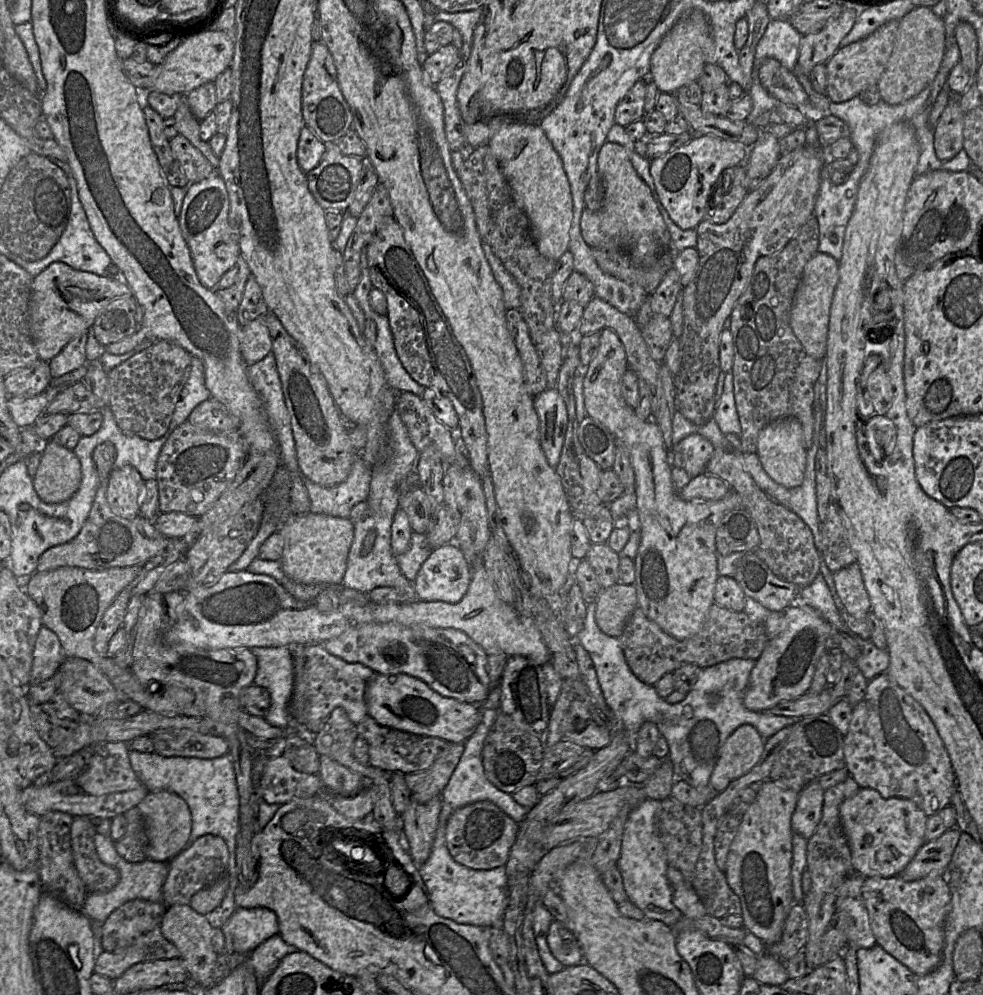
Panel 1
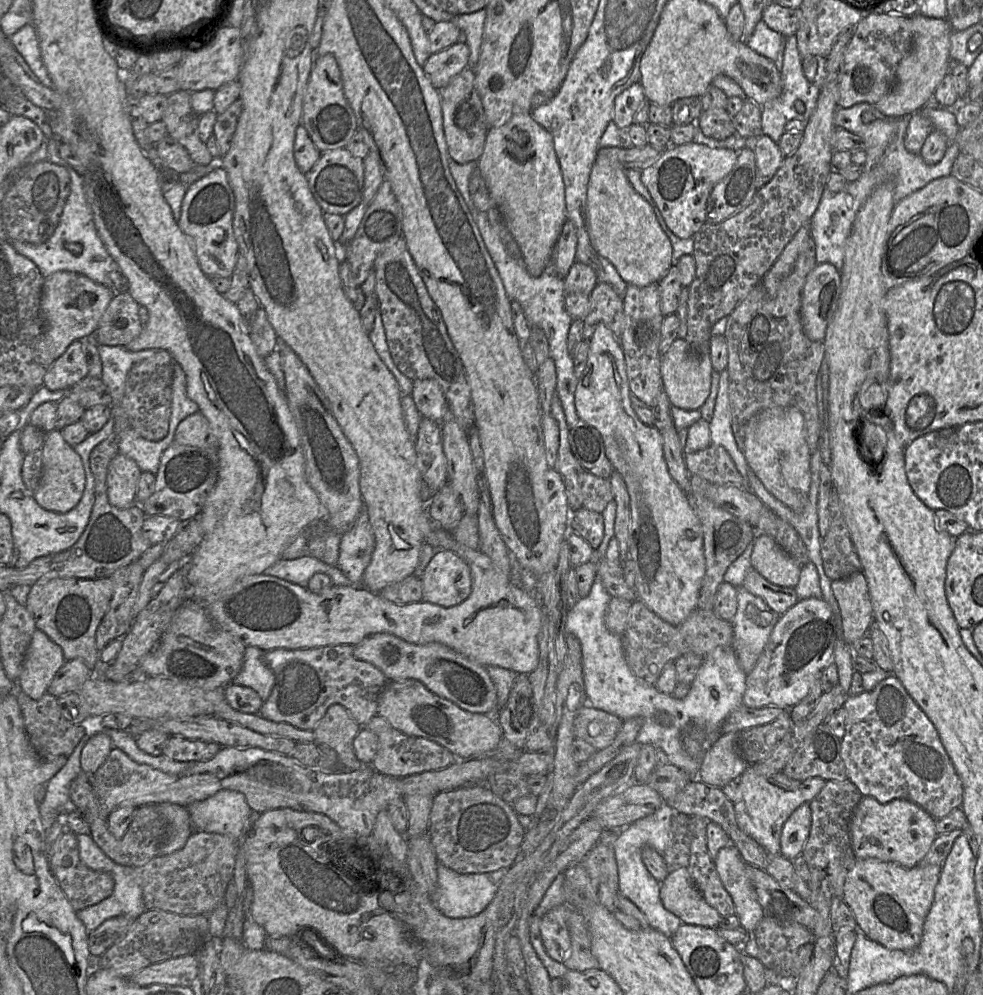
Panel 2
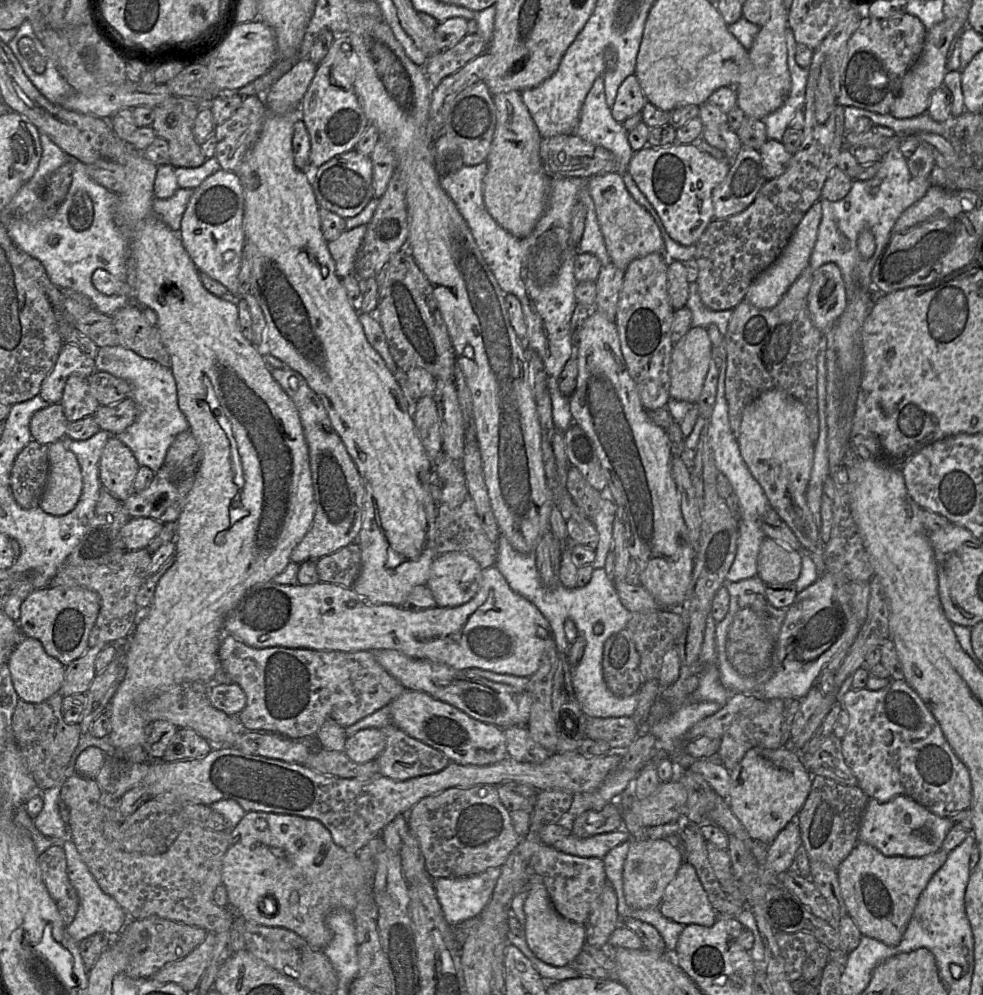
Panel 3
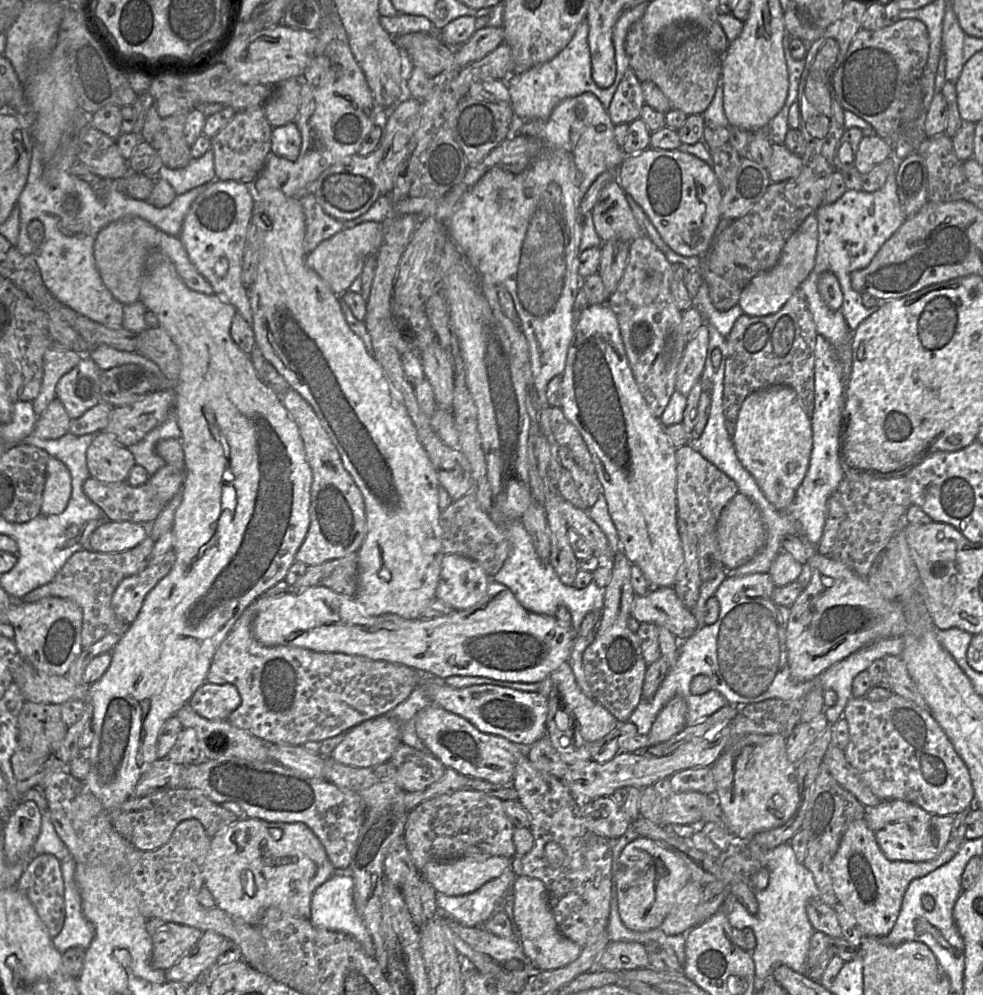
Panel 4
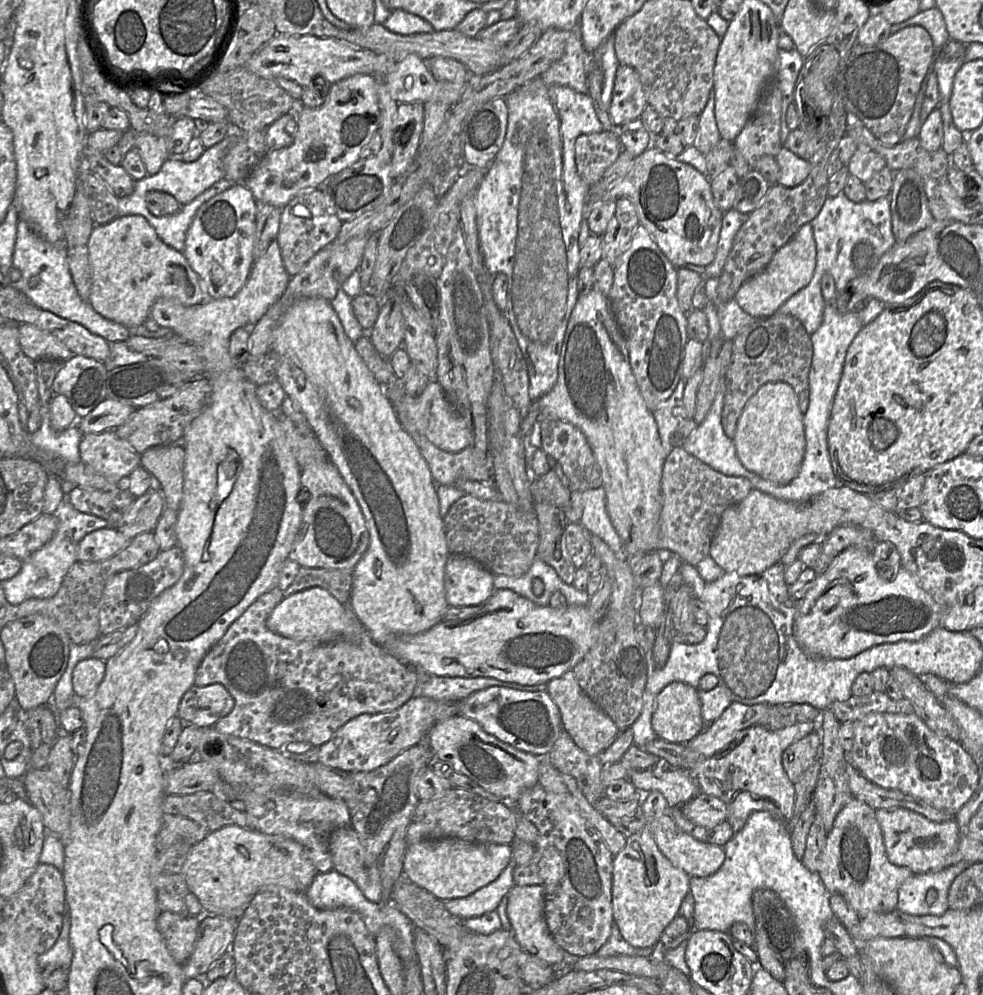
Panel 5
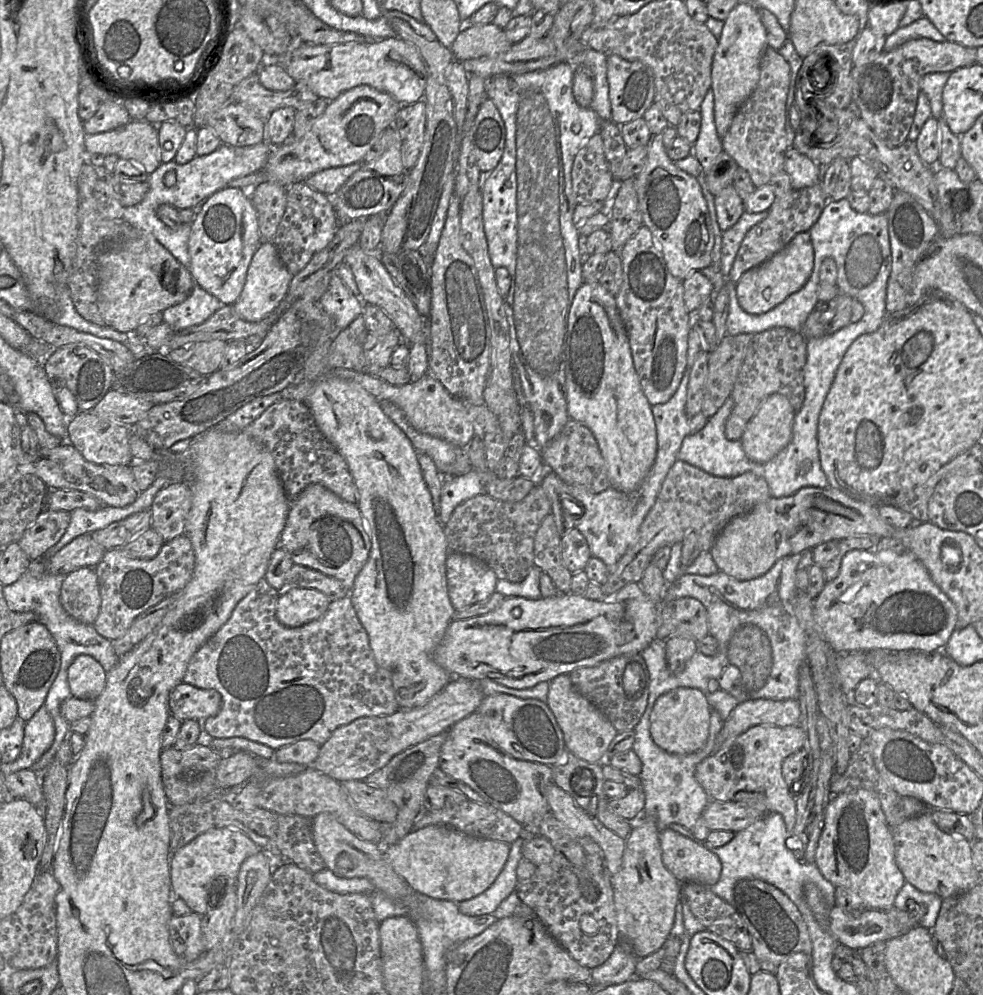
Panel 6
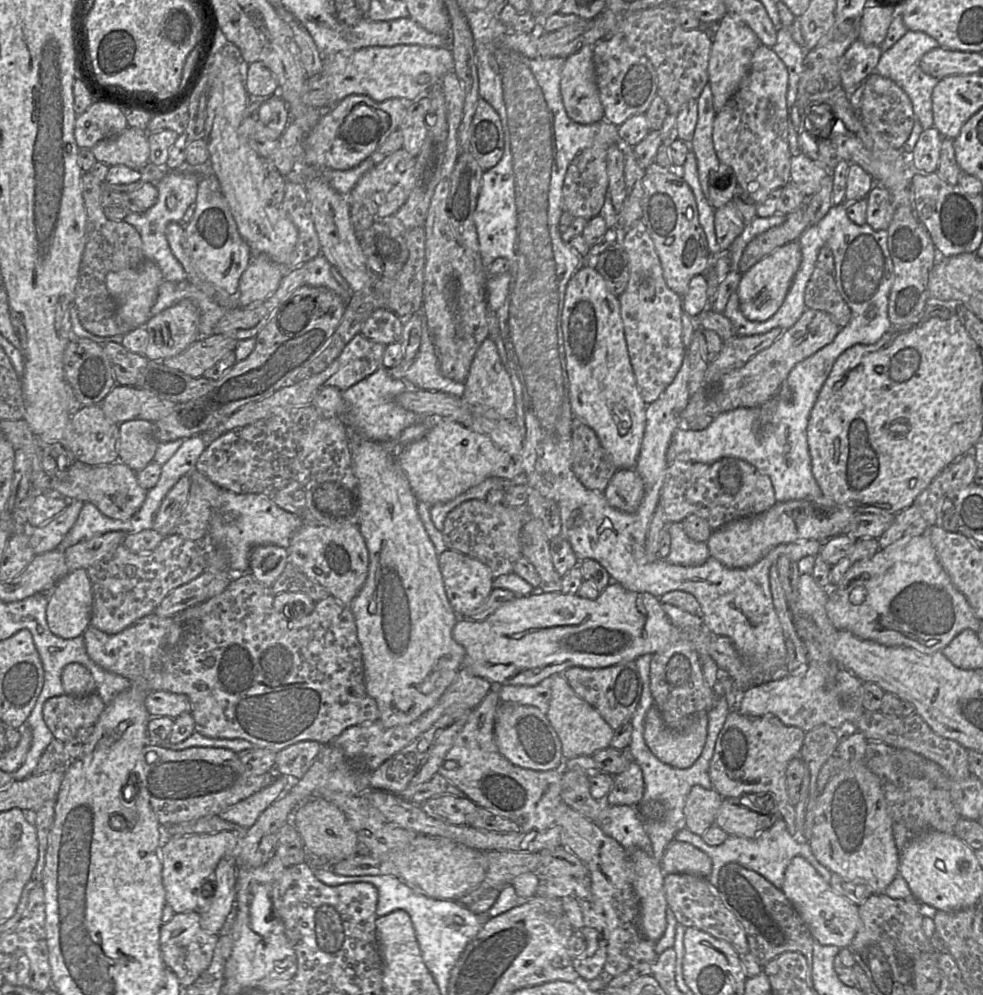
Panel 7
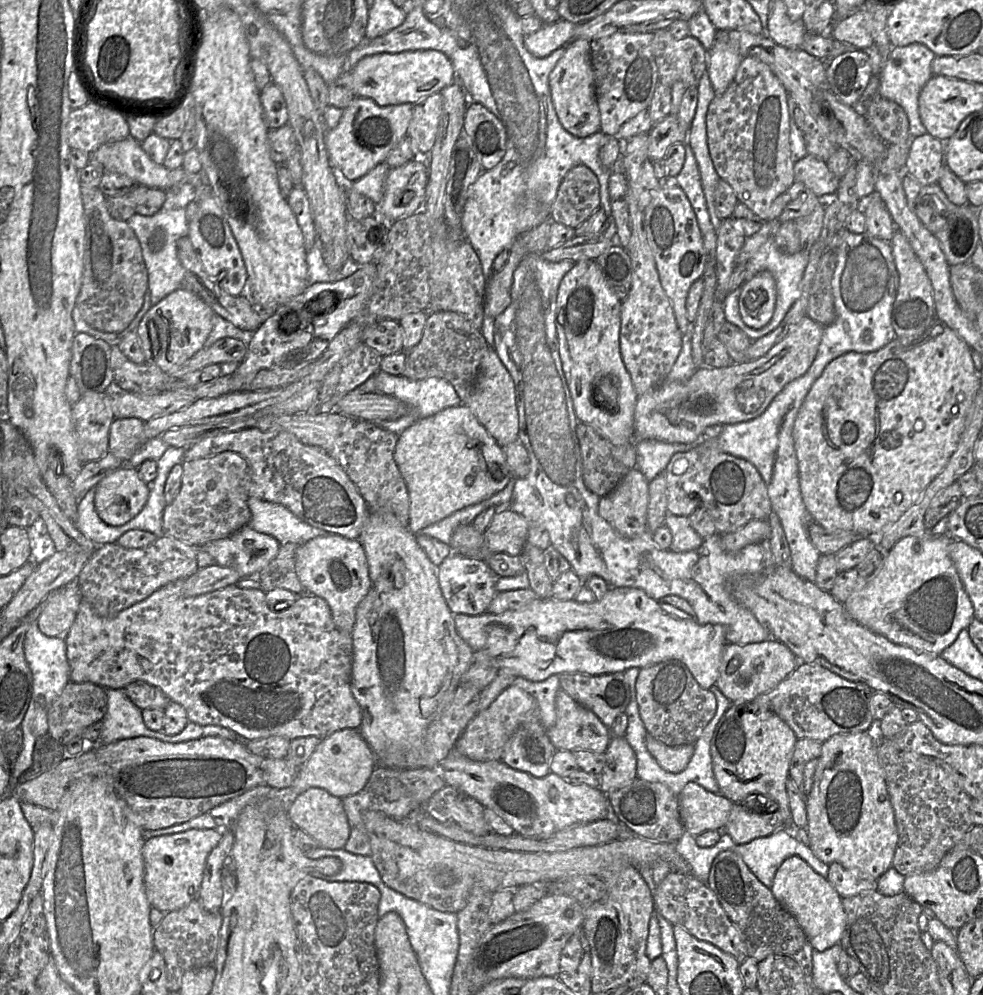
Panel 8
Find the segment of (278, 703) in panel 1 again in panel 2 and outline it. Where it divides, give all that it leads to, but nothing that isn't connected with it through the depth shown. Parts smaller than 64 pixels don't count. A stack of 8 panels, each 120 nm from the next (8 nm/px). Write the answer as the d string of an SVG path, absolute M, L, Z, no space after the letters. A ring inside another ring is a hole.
M247 646L242 667L231 683L252 688L263 701L268 699L275 682L274 673L264 659L265 652L267 651Z

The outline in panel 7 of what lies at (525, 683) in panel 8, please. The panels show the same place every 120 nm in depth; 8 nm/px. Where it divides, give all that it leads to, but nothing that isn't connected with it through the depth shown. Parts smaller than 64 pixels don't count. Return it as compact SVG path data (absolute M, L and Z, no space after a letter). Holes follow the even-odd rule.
M547 677L534 686L502 685L498 686L501 702L513 702L520 705L534 706L547 714L554 677Z

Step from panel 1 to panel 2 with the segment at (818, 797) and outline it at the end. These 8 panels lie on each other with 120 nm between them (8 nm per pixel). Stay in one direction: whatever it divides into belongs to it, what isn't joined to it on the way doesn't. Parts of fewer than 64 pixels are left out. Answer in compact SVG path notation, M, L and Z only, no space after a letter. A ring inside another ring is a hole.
M809 803L799 806L785 822L780 838L780 854L794 860L803 853L811 830L811 809Z

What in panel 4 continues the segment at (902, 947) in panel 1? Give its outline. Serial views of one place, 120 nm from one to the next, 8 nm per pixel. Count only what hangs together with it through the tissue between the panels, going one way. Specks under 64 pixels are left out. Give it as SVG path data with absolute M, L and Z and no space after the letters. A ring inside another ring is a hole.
M864 819L856 820L844 832L839 848L830 862L830 876L838 903L856 918L864 936L885 937L896 923L910 882L949 862L960 849L962 842L950 839L941 853L929 861L891 861L881 851Z

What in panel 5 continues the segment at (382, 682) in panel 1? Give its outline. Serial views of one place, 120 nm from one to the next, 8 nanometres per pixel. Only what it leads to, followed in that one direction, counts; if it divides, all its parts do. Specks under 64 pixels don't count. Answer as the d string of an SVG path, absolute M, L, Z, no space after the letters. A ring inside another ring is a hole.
M461 714L434 724L428 734L428 746L437 760L449 763L456 772L469 777L504 804L512 805L513 810L521 794L539 783L537 756L501 742Z

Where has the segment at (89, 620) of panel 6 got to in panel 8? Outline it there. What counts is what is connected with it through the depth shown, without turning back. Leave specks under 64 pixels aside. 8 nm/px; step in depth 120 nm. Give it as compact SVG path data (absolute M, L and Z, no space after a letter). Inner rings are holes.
M77 580L53 590L46 599L47 605L37 619L38 627L47 636L65 638L82 600Z

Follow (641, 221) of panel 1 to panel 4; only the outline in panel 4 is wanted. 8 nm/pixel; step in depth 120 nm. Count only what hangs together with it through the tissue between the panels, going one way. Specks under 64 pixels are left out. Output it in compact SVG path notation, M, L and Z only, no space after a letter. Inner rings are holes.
M616 179L600 192L592 208L595 230L603 242L621 240L628 244L645 235Z

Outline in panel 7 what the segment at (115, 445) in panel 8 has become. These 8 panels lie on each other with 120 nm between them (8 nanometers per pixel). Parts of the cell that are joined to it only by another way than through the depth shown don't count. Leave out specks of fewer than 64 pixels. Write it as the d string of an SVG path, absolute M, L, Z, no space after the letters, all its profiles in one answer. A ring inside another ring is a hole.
M129 420L119 424L118 461L139 472L153 461L158 441L147 420Z

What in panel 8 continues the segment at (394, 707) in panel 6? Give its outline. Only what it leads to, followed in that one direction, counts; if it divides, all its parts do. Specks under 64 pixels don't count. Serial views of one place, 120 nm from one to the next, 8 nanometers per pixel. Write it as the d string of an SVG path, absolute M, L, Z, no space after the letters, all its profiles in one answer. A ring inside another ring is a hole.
M185 579L171 582L153 592L146 599L122 610L111 618L99 616L91 605L81 600L73 624L66 637L66 655L70 668L70 680L75 683L90 682L104 689L124 689L134 681L144 681L159 688L171 701L179 703L187 712L189 721L199 725L225 727L249 741L282 736L289 740L300 737L316 737L322 740L331 734L344 730L358 730L362 713L351 691L353 662L352 633L340 630L334 623L327 602L313 594L302 593L294 601L280 601L272 609L261 588L243 588L236 584L228 585L198 596L183 594Z

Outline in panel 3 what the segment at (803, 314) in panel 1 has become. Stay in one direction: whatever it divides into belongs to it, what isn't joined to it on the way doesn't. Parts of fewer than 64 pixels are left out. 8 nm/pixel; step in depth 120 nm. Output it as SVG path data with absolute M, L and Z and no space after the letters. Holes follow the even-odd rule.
M826 263L814 271L807 304L818 330L824 333L834 326L847 305L845 284L836 264Z

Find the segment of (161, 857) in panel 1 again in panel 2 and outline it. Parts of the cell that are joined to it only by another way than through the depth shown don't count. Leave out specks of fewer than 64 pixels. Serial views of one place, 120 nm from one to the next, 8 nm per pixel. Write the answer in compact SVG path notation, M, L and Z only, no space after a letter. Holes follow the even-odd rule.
M173 803L158 805L168 824L168 835L159 855L168 855L182 849L194 829L187 807Z

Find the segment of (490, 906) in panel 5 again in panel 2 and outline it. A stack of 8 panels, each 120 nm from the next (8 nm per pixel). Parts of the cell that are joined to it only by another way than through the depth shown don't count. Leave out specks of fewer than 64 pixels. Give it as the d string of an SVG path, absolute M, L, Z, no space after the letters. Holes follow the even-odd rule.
M441 863L437 865L437 888L431 896L442 915L451 919L470 918L481 913L491 902L506 869L488 873L461 874Z

